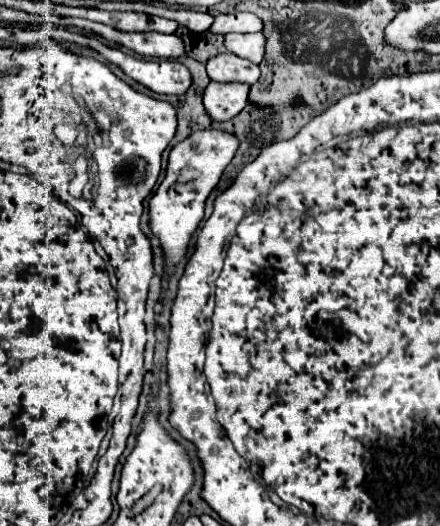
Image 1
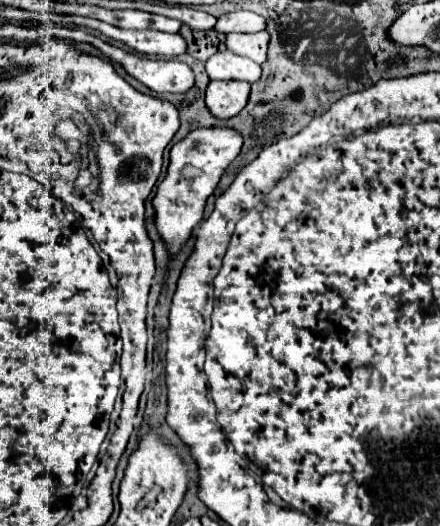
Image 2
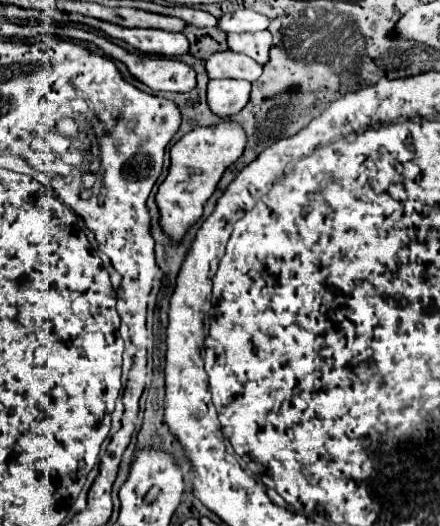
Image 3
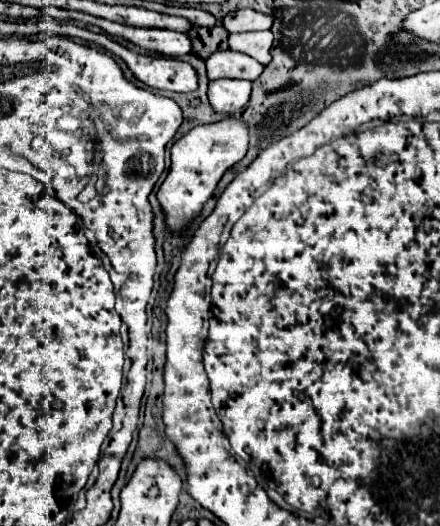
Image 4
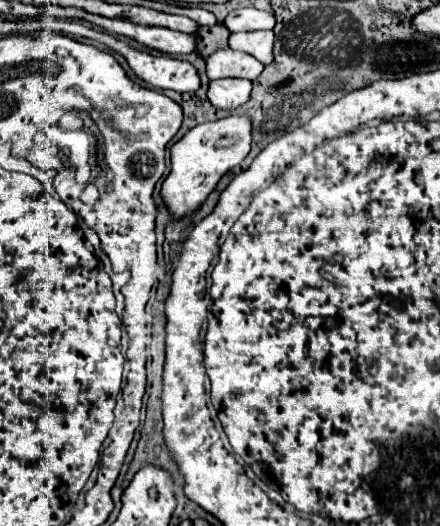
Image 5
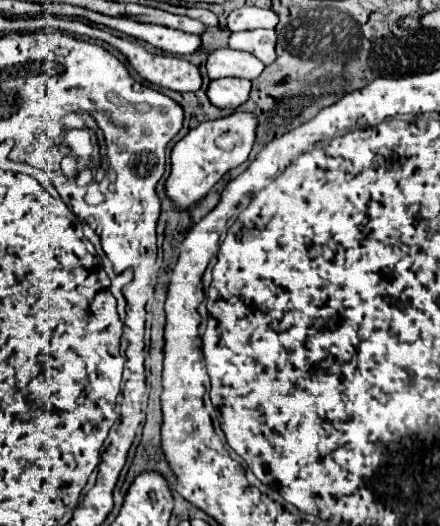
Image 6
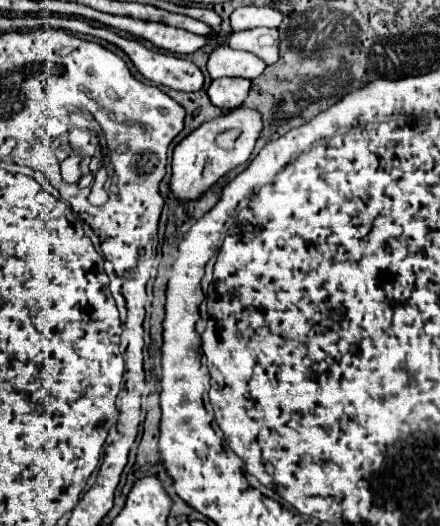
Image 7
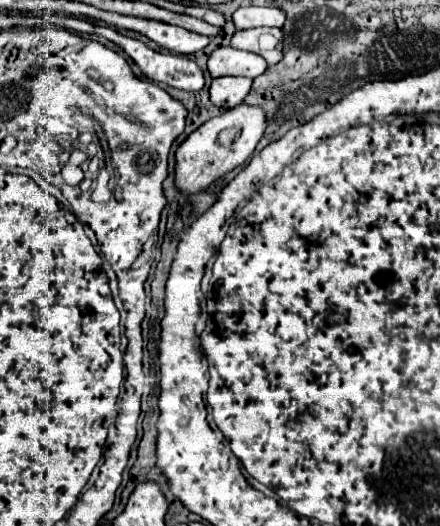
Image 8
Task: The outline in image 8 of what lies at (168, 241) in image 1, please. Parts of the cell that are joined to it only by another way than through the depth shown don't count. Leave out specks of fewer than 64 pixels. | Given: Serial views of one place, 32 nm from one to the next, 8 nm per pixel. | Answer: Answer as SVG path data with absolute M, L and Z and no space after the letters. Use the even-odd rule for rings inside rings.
M240 104L222 112L216 118L204 122L198 130L194 130L184 144L176 152L176 186L186 192L194 194L204 190L216 178L224 176L228 170L244 164L256 150L260 138L266 132L266 114L260 106Z

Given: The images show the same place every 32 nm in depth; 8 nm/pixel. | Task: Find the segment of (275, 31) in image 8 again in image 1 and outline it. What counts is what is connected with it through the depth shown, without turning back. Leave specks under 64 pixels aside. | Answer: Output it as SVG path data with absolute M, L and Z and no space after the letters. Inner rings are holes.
M258 32L258 34L226 34L224 36L224 46L232 54L244 56L256 64L260 64L264 60L264 44L266 44L266 36L262 32Z

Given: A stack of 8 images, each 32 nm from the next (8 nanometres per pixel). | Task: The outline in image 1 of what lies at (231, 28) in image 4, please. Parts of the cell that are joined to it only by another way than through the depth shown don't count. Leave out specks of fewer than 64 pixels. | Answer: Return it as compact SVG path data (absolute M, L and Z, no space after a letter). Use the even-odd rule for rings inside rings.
M236 12L236 14L220 14L216 16L210 32L214 34L230 34L230 32L260 32L264 28L262 20L252 12Z

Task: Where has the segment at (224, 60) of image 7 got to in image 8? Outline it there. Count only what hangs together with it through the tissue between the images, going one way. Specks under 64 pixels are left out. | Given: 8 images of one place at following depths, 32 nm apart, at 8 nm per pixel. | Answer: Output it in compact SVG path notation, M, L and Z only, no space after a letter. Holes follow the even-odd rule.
M232 46L216 48L208 58L208 72L212 78L220 76L246 76L256 78L268 68L266 60L254 52L238 50Z

